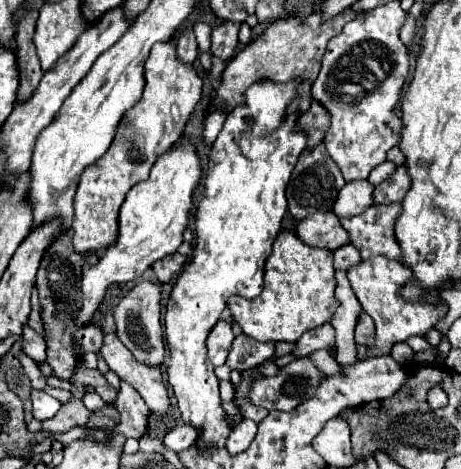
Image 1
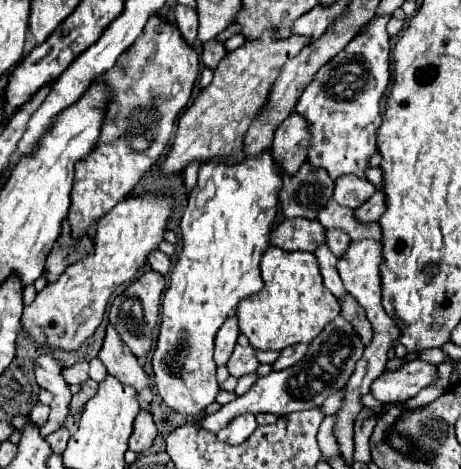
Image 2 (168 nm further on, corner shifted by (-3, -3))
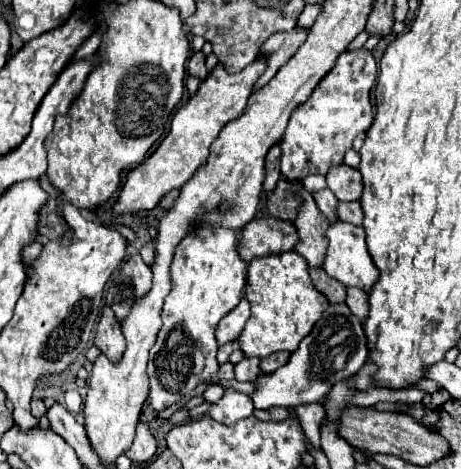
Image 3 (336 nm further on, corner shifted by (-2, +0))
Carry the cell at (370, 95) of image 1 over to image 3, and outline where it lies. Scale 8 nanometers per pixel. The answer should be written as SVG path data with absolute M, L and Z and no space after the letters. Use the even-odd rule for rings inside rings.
M345 50L335 68L315 86L309 100L293 110L285 136L281 138L281 172L289 180L299 180L309 174L325 176L329 168L343 164L345 152L359 134L365 134L373 124L371 88L377 80L377 62L371 50Z

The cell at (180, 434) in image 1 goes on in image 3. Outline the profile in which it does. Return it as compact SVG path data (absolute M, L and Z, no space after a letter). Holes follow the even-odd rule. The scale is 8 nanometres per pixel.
M331 304L323 312L321 320L317 320L311 334L301 340L299 348L291 354L283 368L275 370L273 376L259 374L255 378L255 392L251 394L251 400L259 410L273 406L297 408L303 404L319 402L325 398L329 388L333 388L333 384L355 374L365 364L365 356L369 356L369 348L363 324L355 314L351 314L347 304Z

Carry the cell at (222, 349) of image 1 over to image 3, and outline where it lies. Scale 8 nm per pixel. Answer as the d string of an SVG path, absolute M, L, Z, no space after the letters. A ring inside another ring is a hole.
M243 298L243 300L239 302L239 306L233 308L227 316L223 316L221 322L217 324L217 330L215 330L217 344L219 344L219 346L225 346L225 344L237 340L239 334L241 334L241 330L243 330L243 326L245 326L245 322L249 320L249 316L251 316L251 312L249 312L249 302Z

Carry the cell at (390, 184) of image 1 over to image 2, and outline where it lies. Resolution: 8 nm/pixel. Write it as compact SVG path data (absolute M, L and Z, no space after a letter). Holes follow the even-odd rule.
M378 189L362 207L354 209L354 217L360 223L374 223L380 219L380 215L384 213L384 193L382 189Z

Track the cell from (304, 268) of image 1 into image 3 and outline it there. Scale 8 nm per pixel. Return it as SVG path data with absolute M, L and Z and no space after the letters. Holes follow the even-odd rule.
M297 252L269 254L253 258L249 262L245 298L251 304L251 318L247 320L239 342L245 356L265 358L279 350L295 352L299 342L311 332L315 322L321 318L329 300L315 290L307 260Z

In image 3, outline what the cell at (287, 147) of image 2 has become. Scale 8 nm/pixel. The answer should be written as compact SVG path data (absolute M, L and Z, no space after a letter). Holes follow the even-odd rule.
M275 144L269 150L269 156L265 158L267 162L267 178L265 178L265 190L273 190L275 184L281 178L281 146Z

